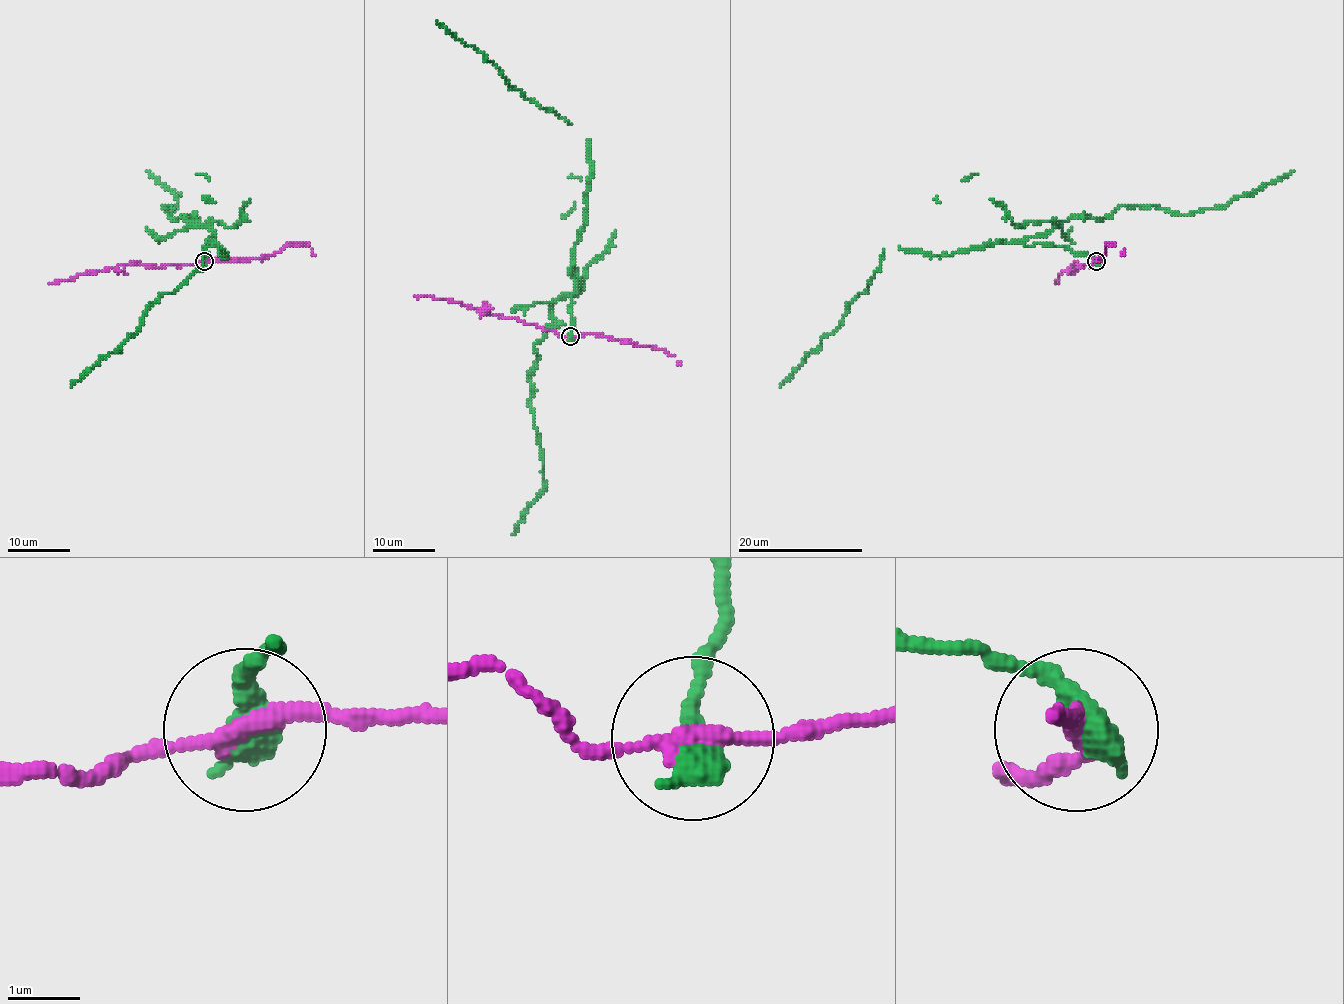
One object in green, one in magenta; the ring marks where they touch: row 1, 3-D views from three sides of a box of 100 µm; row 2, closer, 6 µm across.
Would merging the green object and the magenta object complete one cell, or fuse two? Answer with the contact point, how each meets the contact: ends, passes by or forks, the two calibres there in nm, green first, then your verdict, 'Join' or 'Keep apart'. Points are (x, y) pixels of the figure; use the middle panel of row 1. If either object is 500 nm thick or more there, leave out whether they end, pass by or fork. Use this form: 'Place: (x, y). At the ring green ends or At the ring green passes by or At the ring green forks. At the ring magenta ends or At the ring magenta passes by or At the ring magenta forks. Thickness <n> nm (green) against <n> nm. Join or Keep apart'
Place: (570, 336). Thickness 500 nm (green) against 240 nm. Keep apart

